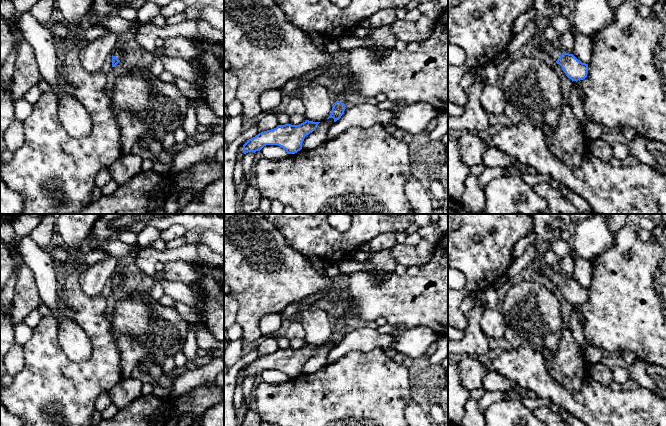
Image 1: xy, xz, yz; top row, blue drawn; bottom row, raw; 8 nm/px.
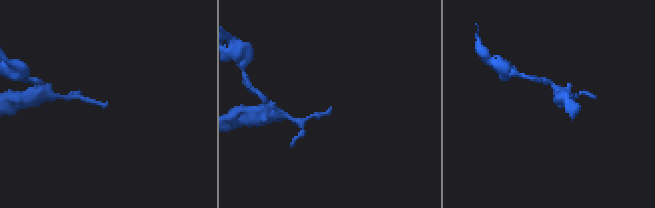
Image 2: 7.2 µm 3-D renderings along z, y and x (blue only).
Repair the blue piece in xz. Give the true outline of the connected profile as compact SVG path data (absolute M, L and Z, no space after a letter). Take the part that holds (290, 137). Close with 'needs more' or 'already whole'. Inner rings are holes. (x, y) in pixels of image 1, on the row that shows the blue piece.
M306 120L299 125L278 125L247 140L243 145L243 153L255 153L266 145L278 145L285 149L287 154L295 154L302 149L304 138L312 133L319 123Z; already whole

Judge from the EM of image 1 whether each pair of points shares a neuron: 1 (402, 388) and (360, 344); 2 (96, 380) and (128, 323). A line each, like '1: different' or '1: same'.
1: different
2: different

